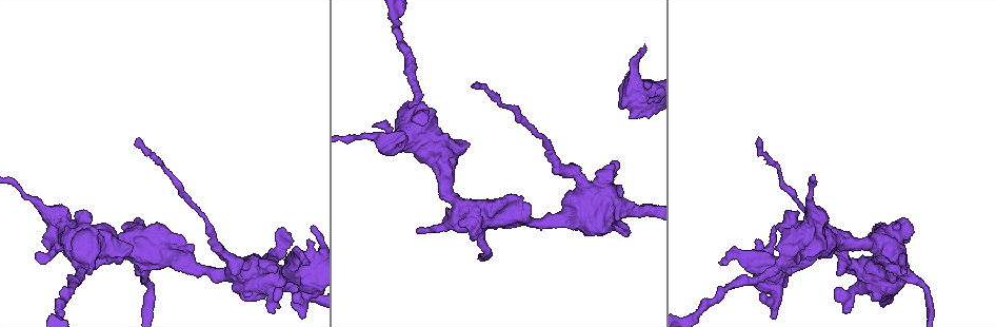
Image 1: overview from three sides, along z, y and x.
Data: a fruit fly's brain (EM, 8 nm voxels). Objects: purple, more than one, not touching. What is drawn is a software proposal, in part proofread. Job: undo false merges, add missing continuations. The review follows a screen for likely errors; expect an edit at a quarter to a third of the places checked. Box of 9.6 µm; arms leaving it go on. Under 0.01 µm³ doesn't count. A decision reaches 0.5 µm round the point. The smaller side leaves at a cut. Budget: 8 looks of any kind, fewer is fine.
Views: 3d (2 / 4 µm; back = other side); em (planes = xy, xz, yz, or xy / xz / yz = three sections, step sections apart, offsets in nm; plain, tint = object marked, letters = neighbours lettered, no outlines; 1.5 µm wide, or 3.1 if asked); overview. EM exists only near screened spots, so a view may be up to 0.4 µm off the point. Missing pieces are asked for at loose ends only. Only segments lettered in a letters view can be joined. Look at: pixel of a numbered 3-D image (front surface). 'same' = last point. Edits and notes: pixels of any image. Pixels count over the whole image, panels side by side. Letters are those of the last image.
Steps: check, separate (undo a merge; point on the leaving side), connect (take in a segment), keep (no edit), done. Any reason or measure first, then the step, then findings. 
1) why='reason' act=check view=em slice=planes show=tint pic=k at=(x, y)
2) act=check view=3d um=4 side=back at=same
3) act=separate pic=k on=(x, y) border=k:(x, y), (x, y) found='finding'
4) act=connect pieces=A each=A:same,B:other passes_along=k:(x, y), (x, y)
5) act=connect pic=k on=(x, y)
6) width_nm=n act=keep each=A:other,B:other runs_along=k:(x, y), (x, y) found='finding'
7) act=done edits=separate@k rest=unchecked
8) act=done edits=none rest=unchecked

why='free end' act=check view=3d um=4 side=back pic=1 at=(902, 274)

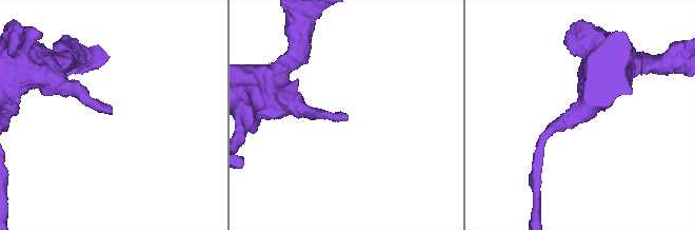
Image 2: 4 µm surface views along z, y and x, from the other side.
act=check view=em slice=yz step=8 show=tint pic=2 at=(345, 114)

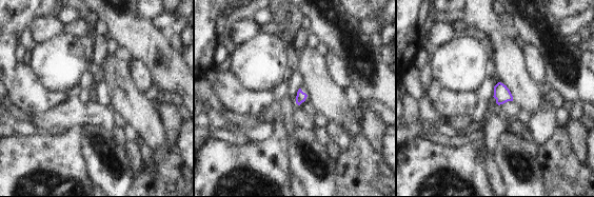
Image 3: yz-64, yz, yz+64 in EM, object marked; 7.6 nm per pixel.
act=check view=em slice=yz step=8 show=letters at=same

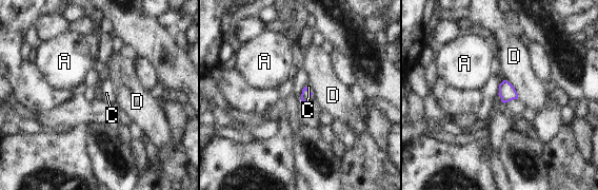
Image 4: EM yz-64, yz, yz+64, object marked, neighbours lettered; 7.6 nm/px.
act=connect pieces=C each=A:other,C:same,D:other passes_along=4:(306, 94), (312, 94), (309, 87) found='the neuron continues'

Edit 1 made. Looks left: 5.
why='redraw' act=check view=overview

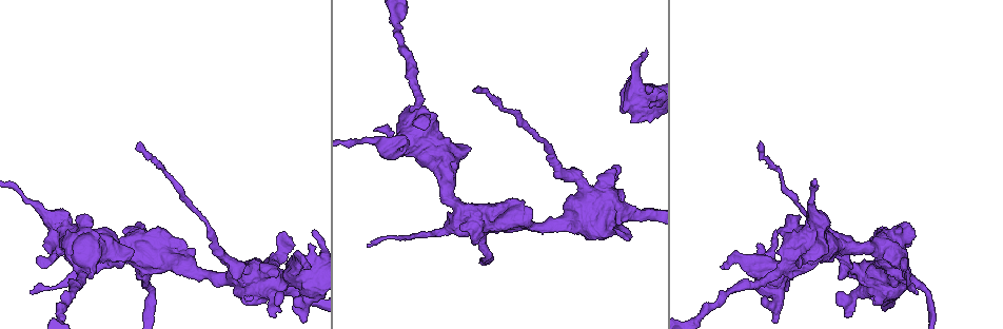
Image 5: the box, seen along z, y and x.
why='thick end' act=check view=em slice=xy step=4 show=letters pic=5 at=(800, 215)

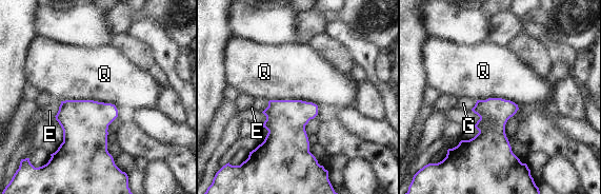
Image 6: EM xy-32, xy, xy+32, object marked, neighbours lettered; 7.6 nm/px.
why='cut it another way' act=check view=em slice=planes show=letters at=same

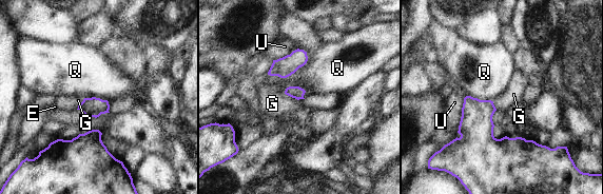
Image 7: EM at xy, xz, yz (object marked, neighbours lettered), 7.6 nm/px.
act=keep each=E:other,G:other,Q:other,U:other border=7:(284, 93), (297, 99), (304, 99) found='no lettered segment goes on from it'

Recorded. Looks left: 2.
why='free end' act=check view=3d um=4 pic=5 at=(309, 265)

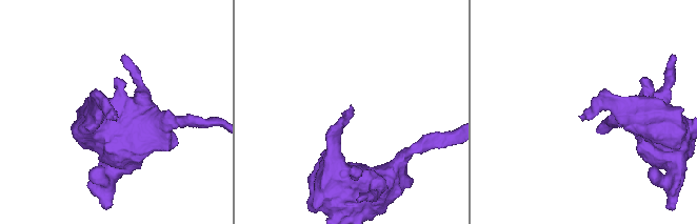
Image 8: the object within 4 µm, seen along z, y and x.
act=check view=em um=3.1 slice=planes show=letters pic=8 at=(115, 116)

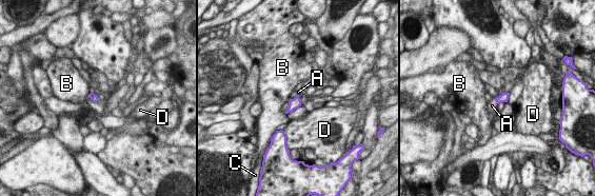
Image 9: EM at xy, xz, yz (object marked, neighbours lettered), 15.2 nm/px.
act=connect pieces=A each=A:same,B:other,C:other,D:other passes_along=9:(503, 97), (495, 100), (492, 105) found='it goes on there'

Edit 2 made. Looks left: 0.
act=done edits=connect@4,connect@9 rest=unchecked

